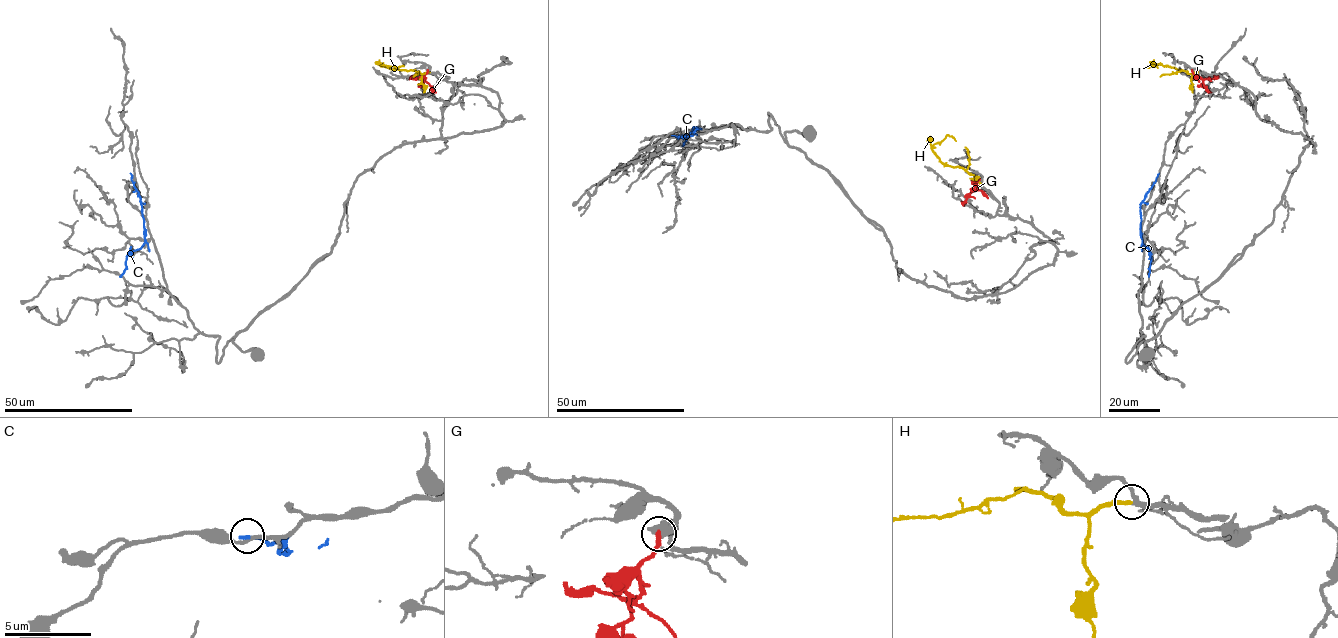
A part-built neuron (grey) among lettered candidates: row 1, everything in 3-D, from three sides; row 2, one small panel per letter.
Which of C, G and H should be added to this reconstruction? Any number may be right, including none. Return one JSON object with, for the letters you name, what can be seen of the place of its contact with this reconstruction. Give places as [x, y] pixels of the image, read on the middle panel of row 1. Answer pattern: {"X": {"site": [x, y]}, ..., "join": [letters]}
{"H": {"site": [981, 185]}, "join": ["H"]}

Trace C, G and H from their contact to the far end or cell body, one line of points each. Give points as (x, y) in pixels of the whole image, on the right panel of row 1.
C: (1148, 276), (1151, 257), (1142, 241), (1141, 202), (1159, 173)
G: (1192, 70), (1202, 79), (1219, 76)
H: (1198, 72), (1188, 73), (1158, 64), (1153, 66)

